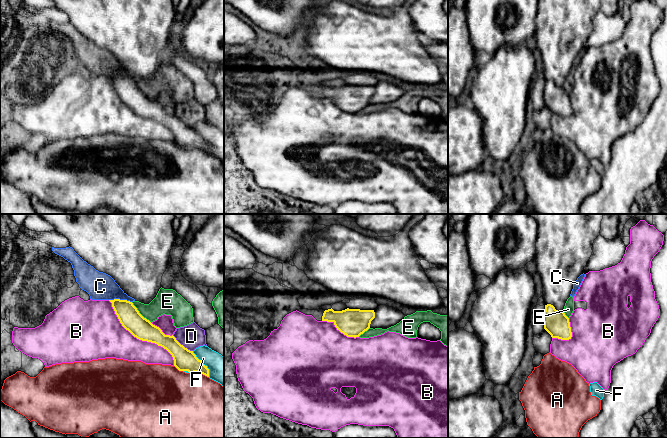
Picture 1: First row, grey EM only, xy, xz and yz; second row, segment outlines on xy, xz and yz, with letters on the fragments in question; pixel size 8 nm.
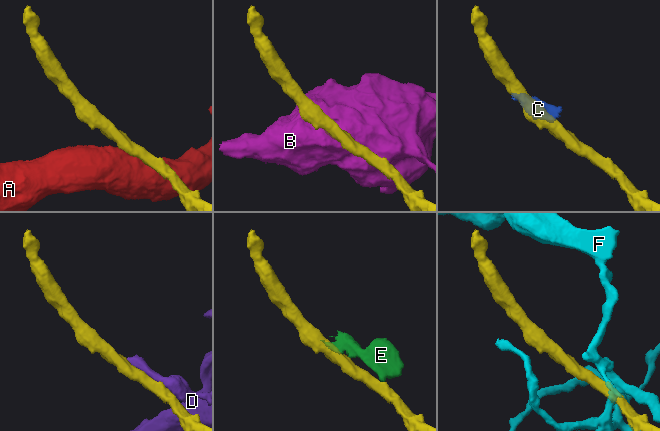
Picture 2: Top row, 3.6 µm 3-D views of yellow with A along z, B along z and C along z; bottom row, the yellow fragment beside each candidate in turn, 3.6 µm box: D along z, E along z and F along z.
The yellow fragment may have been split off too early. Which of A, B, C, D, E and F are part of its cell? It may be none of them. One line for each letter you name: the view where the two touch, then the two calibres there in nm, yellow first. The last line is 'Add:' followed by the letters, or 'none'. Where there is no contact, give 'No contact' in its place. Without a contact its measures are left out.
Add: none

